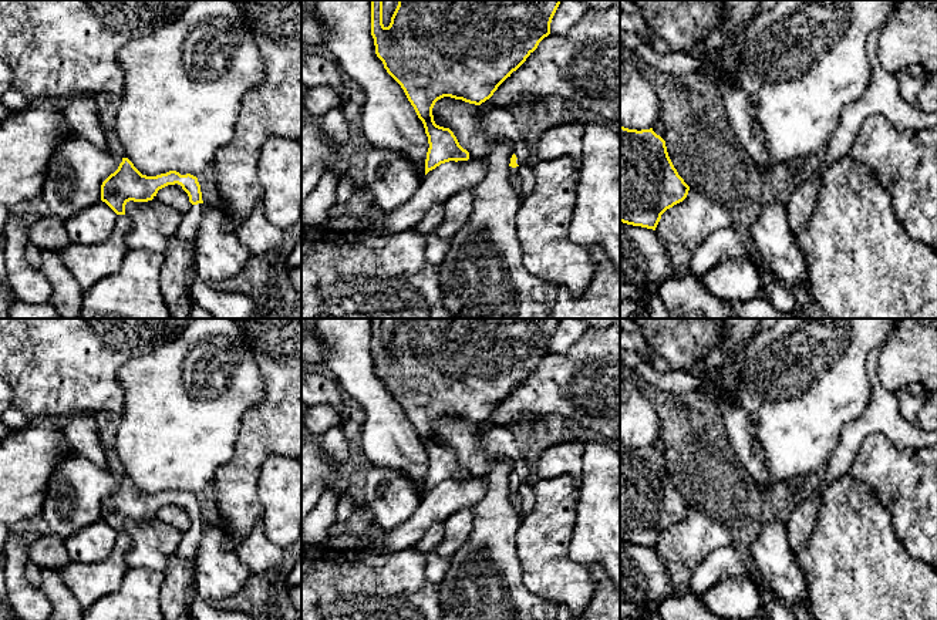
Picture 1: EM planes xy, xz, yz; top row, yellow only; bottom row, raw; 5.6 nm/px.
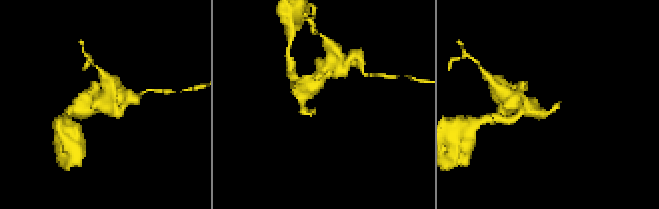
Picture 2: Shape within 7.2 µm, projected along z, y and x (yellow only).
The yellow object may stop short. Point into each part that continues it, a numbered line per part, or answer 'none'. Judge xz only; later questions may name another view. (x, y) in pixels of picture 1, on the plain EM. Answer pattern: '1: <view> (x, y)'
1: xz (515, 499)

